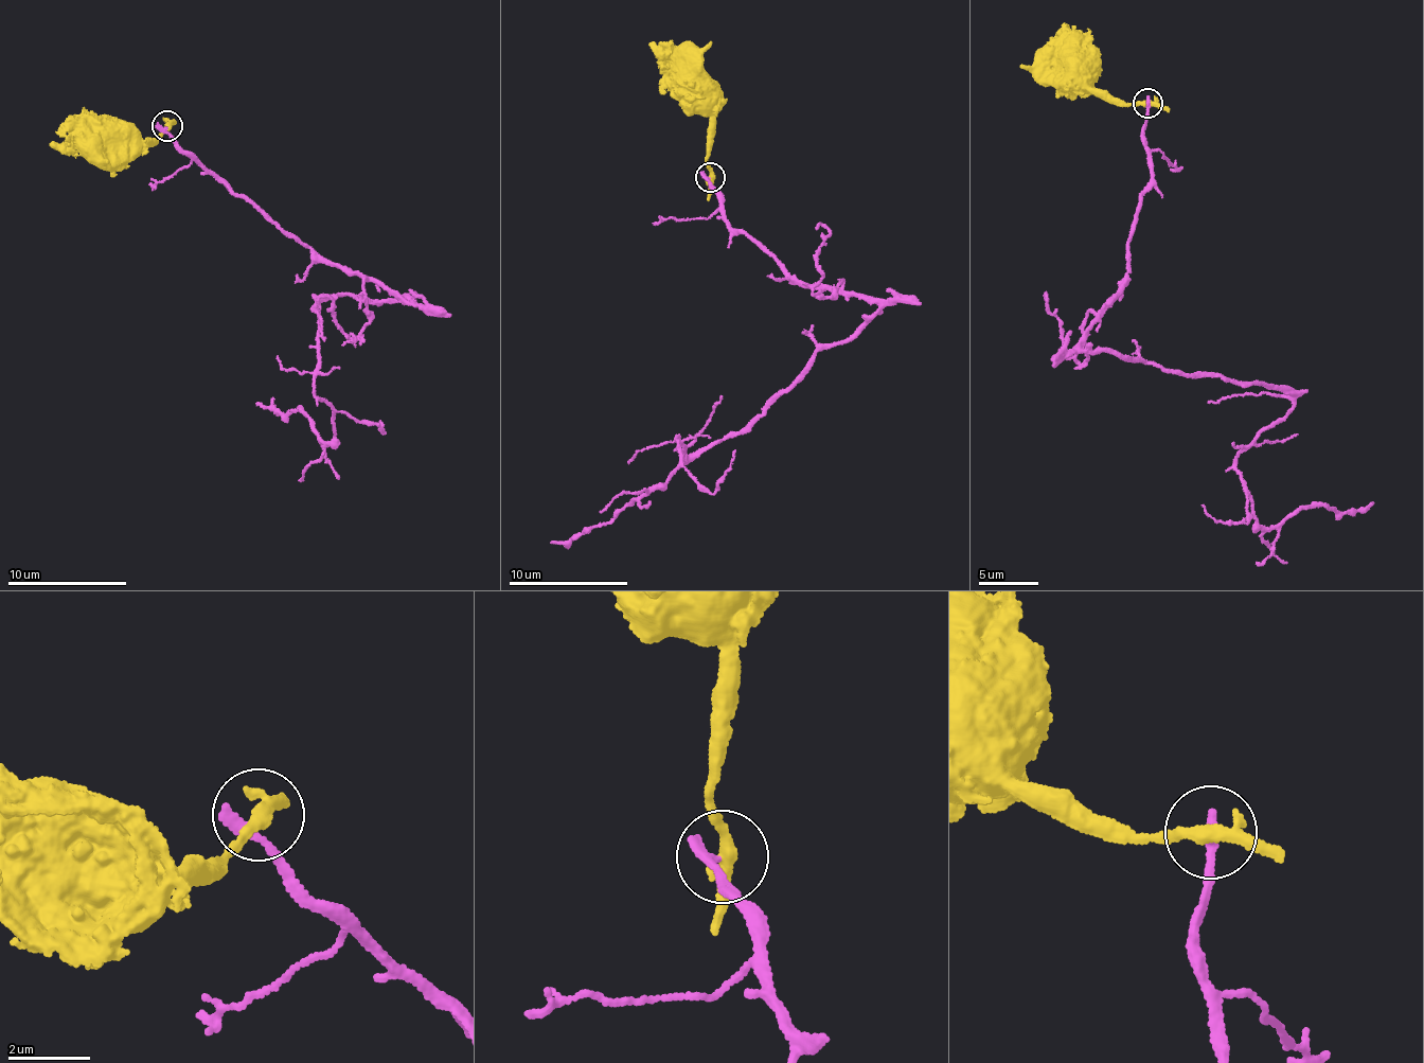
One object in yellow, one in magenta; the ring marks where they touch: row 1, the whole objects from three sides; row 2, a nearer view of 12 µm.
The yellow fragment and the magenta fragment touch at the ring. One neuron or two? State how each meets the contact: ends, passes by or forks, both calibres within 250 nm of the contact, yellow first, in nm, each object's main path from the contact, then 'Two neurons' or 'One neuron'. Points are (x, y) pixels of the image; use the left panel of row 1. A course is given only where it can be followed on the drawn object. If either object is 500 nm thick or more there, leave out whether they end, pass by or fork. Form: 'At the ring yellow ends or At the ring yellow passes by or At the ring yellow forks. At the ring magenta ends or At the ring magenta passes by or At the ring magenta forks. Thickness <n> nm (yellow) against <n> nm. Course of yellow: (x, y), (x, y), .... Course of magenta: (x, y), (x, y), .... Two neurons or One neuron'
At the ring yellow passes by. At the ring magenta ends. Thickness 320 nm (yellow) against 280 nm. Course of yellow: (165, 125), (159, 137), (140, 148), (121, 157), (113, 152). Course of magenta: (165, 128), (309, 249), (414, 302), (320, 301), (315, 385), (332, 409), (327, 442), (301, 408), (254, 404). Two neurons

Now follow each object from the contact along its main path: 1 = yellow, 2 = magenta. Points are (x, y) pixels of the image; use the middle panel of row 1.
1: (710, 176), (710, 116), (691, 95)
2: (709, 177), (726, 219), (790, 276), (880, 307), (768, 408), (682, 462), (679, 437), (665, 482), (549, 542)

